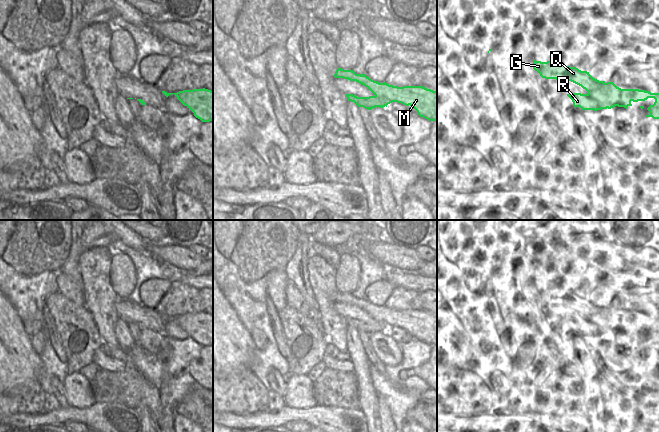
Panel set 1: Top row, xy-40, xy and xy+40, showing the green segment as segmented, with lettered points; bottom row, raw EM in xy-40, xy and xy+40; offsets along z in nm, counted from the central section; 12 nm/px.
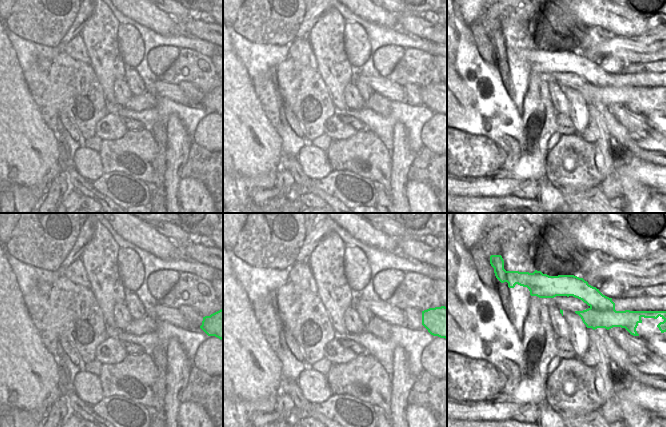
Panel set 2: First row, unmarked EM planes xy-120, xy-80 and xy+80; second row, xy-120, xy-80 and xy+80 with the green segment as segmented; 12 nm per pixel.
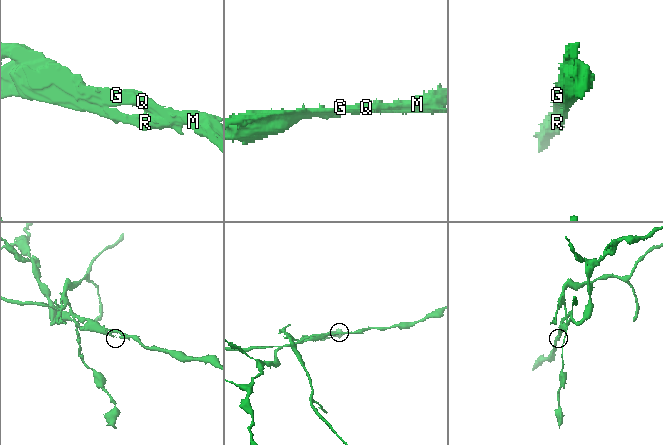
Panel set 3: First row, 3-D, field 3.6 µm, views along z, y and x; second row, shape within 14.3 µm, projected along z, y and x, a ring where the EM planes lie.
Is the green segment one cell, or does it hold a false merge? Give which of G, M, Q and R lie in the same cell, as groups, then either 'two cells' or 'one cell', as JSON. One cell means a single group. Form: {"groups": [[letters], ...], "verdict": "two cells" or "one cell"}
{"groups": [["G", "M", "Q"], ["R"]], "verdict": "two cells"}

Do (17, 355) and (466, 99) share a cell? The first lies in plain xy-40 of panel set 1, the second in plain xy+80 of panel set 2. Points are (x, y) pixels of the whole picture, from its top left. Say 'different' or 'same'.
same

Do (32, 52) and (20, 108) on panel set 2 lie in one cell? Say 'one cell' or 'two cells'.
two cells

